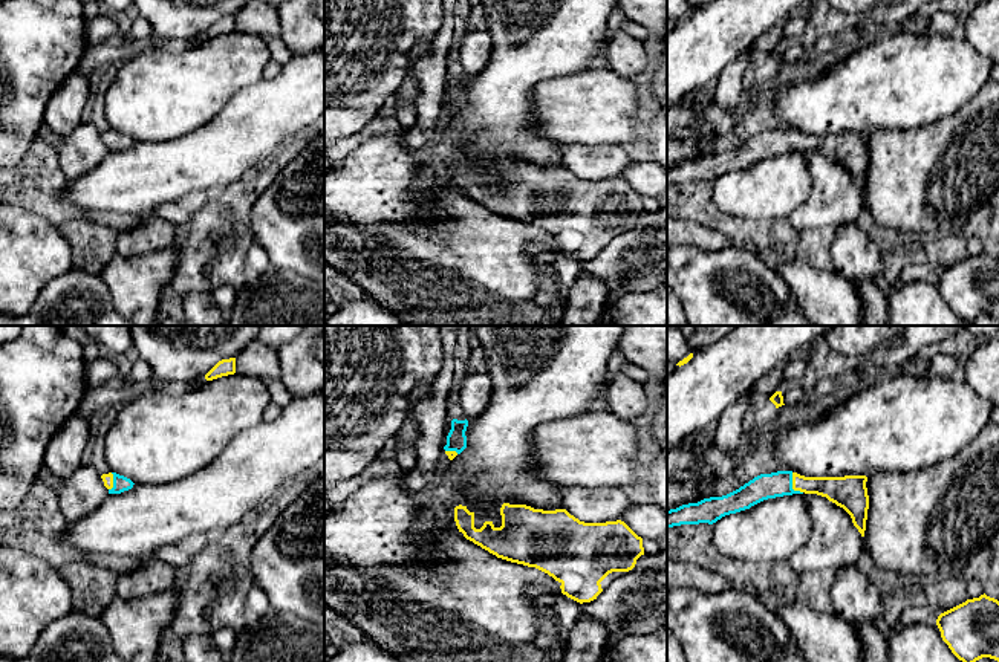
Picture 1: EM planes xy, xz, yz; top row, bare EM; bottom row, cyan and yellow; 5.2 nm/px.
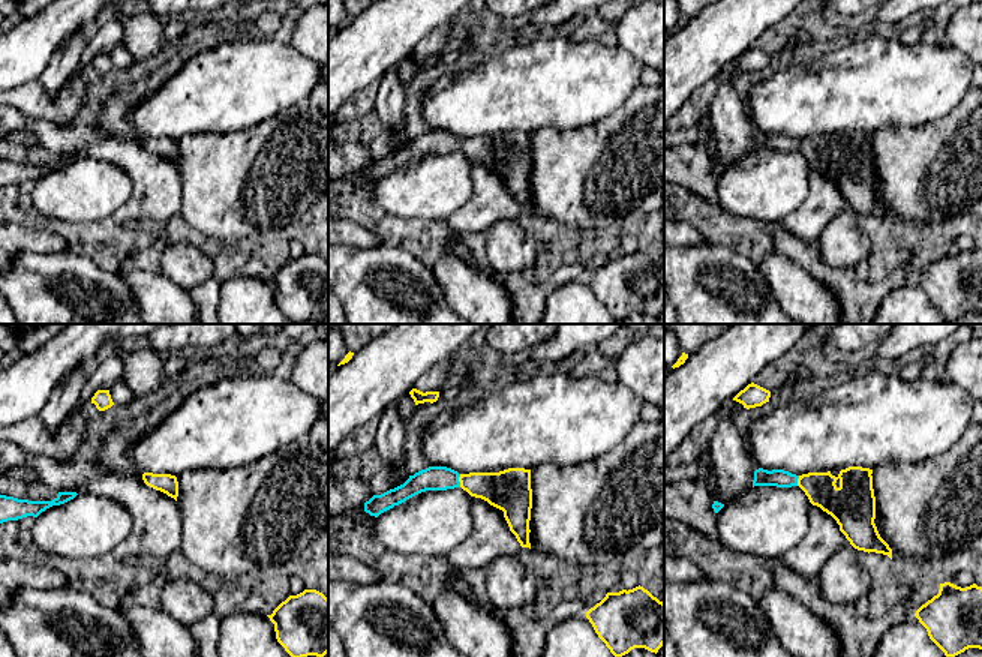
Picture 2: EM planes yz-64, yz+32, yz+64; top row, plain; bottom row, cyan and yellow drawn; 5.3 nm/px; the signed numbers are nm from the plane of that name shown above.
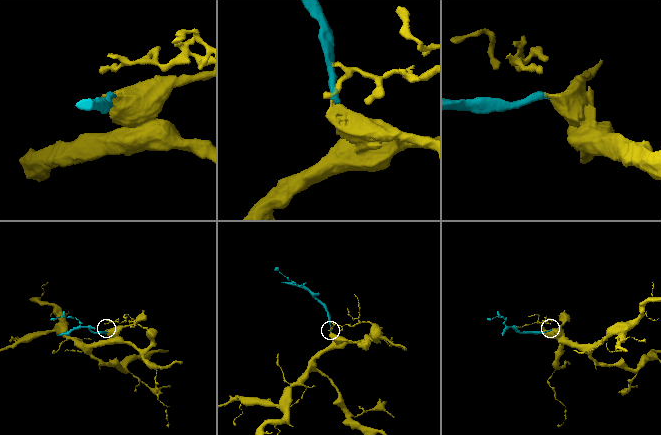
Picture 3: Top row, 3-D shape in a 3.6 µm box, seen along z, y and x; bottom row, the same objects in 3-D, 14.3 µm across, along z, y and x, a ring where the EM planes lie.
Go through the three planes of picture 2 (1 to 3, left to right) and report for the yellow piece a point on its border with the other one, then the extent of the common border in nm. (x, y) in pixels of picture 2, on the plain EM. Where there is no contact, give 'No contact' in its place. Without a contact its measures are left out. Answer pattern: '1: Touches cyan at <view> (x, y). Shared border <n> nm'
1: No contact
2: Touches cyan at yz+32 (458, 144). Shared border 70 nm
3: Touches cyan at yz+64 (796, 144). Shared border 60 nm

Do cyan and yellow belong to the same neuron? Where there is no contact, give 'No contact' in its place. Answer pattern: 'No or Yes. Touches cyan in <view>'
Yes. Touches cyan in yz

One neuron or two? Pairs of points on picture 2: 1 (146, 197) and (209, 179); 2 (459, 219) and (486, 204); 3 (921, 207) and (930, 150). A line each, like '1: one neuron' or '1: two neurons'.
1: two neurons
2: one neuron
3: one neuron

